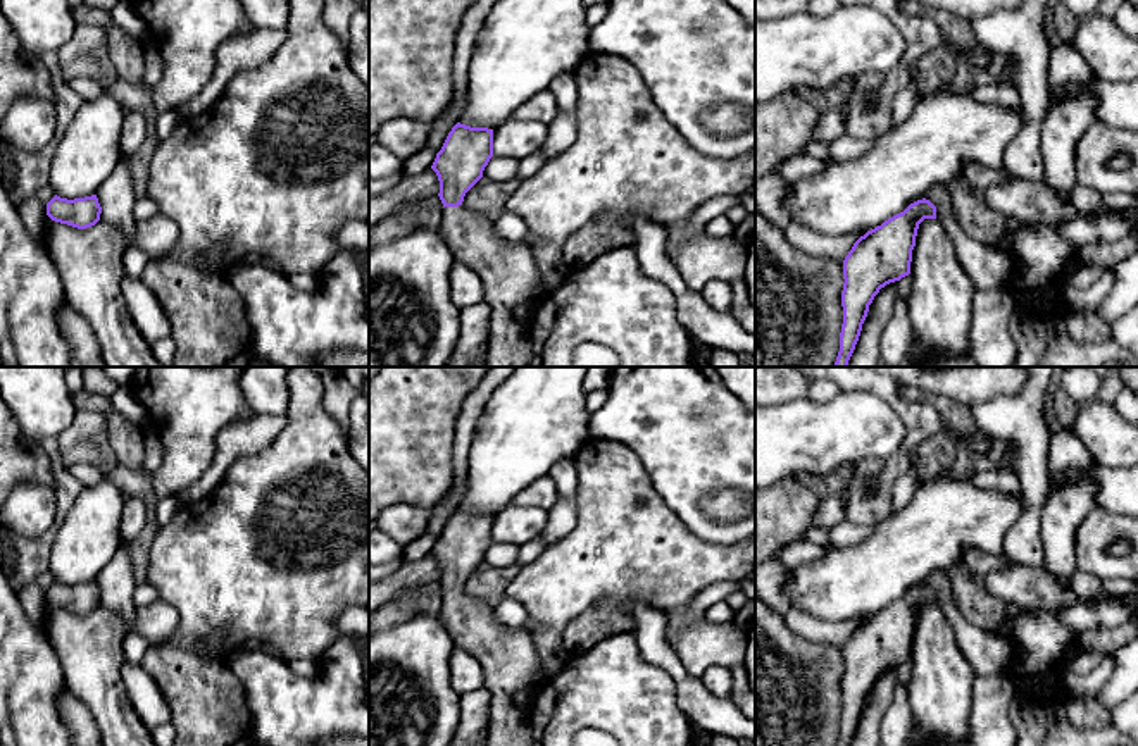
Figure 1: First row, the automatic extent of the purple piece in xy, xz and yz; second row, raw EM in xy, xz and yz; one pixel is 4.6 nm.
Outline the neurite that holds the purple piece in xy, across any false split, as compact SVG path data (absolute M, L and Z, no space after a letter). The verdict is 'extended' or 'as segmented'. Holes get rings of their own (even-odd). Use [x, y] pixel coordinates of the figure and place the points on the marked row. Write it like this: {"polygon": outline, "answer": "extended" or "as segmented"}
{"polygon": "M97 195L84 198L60 198L53 196L47 203L47 215L60 224L67 224L78 229L86 229L95 226L100 221L102 207Z", "answer": "as segmented"}

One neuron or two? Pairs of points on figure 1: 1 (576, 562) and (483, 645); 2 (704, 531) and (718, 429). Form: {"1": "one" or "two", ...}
{"1": "two", "2": "one"}

